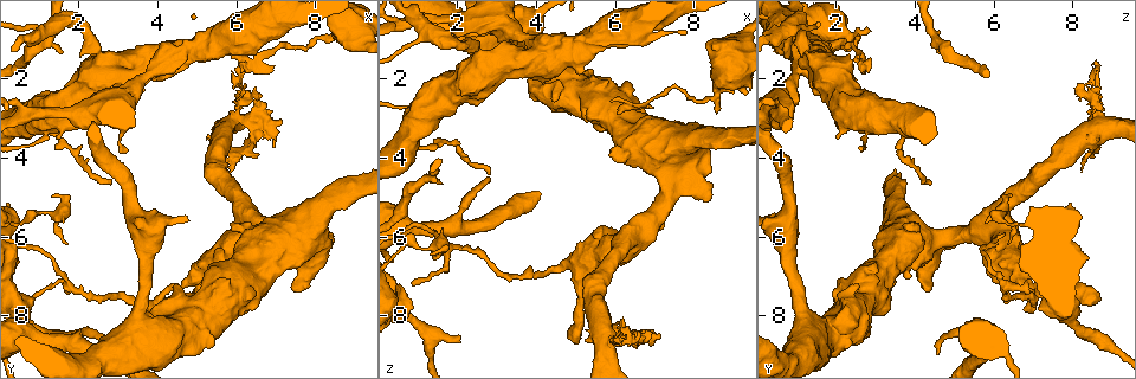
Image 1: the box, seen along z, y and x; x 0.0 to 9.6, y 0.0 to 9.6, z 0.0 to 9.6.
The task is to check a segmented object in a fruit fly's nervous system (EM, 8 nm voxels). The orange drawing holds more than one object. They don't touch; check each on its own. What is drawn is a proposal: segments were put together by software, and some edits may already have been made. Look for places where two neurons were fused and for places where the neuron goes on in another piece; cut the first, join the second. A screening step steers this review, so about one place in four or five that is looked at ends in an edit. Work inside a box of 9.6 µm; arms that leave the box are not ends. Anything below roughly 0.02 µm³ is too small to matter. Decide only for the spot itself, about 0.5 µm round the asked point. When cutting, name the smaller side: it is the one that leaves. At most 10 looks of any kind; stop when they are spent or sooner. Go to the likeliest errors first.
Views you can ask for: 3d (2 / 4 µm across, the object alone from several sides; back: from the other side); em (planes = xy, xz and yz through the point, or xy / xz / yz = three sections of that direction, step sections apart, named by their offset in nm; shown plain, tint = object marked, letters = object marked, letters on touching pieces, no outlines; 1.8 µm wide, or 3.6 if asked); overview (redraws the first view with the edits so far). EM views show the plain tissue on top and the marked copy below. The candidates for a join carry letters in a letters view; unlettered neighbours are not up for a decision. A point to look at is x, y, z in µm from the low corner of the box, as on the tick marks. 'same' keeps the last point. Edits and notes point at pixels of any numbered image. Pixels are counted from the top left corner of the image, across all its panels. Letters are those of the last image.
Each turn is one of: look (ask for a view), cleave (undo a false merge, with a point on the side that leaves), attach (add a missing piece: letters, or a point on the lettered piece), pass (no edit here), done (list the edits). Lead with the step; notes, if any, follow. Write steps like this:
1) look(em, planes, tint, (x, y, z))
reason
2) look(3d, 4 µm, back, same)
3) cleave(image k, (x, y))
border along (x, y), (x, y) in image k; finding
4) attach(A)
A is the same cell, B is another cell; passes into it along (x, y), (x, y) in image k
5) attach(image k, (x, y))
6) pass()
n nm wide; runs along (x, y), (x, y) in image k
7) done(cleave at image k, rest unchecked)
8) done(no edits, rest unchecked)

look(3d, 4 µm, (4.00, 1.70, 1.40))
a narrow waist

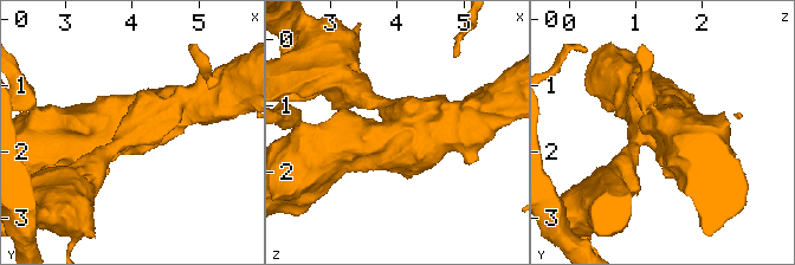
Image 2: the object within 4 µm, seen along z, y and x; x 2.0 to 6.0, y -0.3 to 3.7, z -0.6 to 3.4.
look(em, 3.6 µm, yz, step 4, letters, (4.00, 1.70, 1.40))
need the tissue

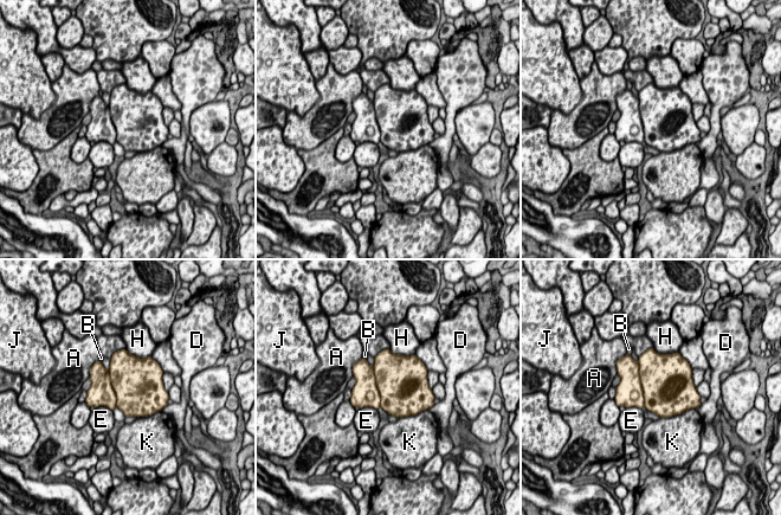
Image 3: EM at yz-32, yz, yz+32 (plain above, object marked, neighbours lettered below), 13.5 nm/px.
cleave(image 3, (628, 392))
750 nm wide; K touches over 440 nm; A, B, D, E, H, J and K are other cells; a second neuron is stuck on

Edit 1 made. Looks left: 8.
look(overview)
see it whole again

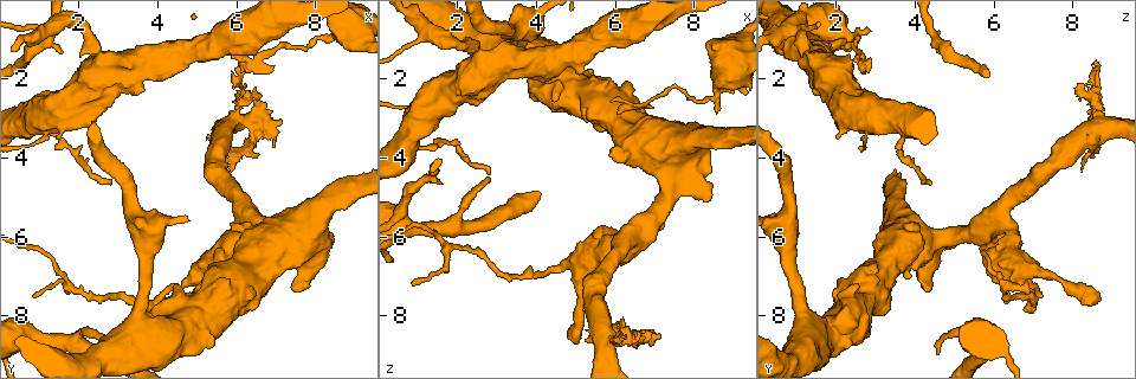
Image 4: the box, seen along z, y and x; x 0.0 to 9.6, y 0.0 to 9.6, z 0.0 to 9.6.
look(em, 3.6 µm, xz, step 4, tint, (6.40, 6.05, 3.80))

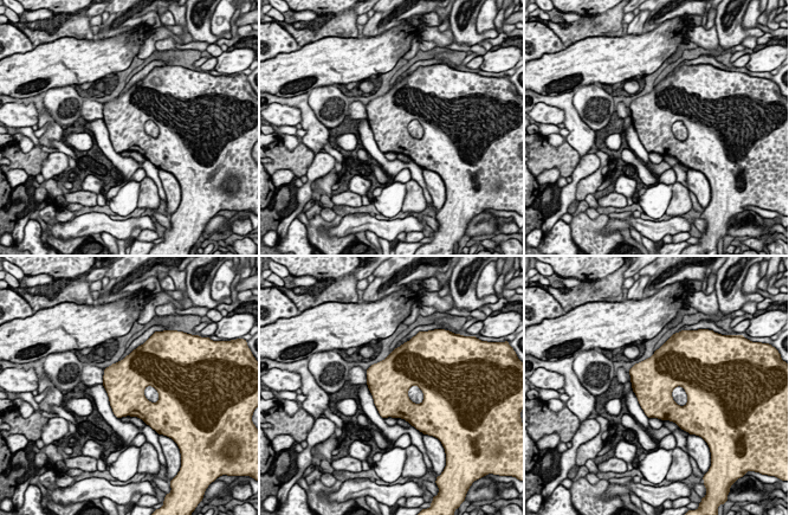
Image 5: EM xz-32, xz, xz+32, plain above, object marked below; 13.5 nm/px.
look(em, 3.6 µm, xz, step 4, letters, same)
see the neighbours

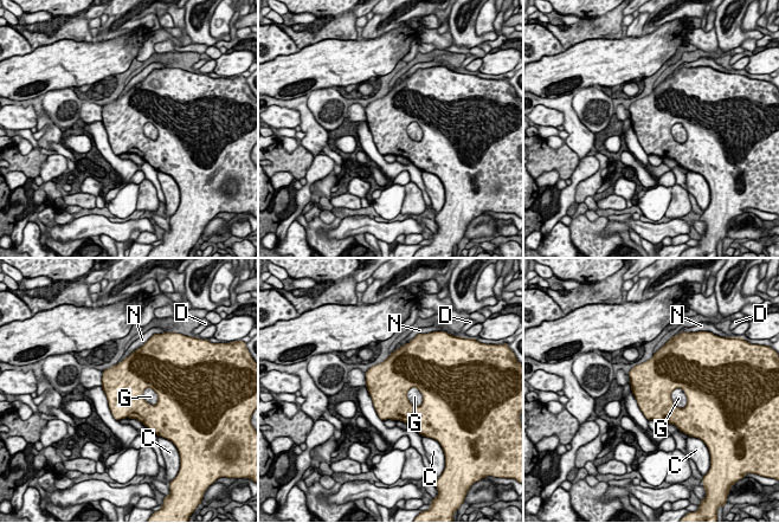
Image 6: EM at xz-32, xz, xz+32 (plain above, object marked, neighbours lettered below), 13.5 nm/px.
pass()
550 nm wide; C, D, G and N are other cells; border along (677, 387), (686, 396), (683, 408) in image 6; all the same neuron

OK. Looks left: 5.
look(em, planes, letters, (5.90, 1.40, 2.60))
free end

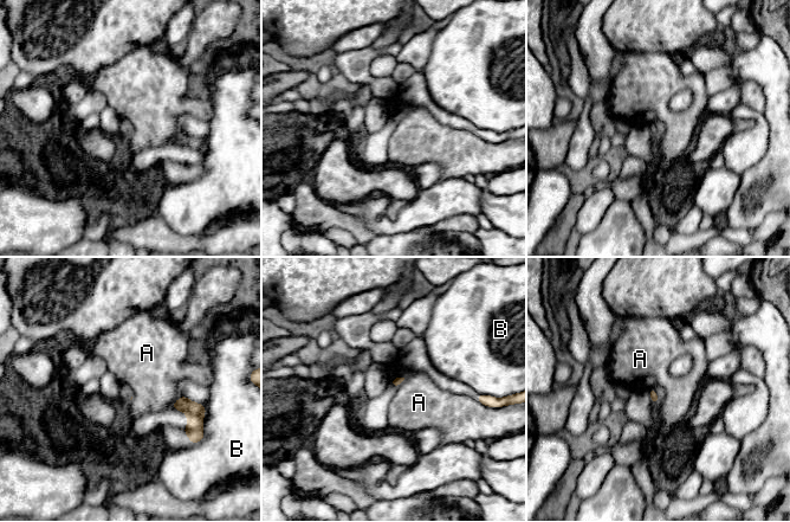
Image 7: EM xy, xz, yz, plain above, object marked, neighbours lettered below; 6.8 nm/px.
pass()
B touches over 140 nm; A and B are other cells; border along (403, 376), (403, 380), (396, 388) in image 7; no lettered piece goes on from it

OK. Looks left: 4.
done(cleave at image 3, rest unchecked)

